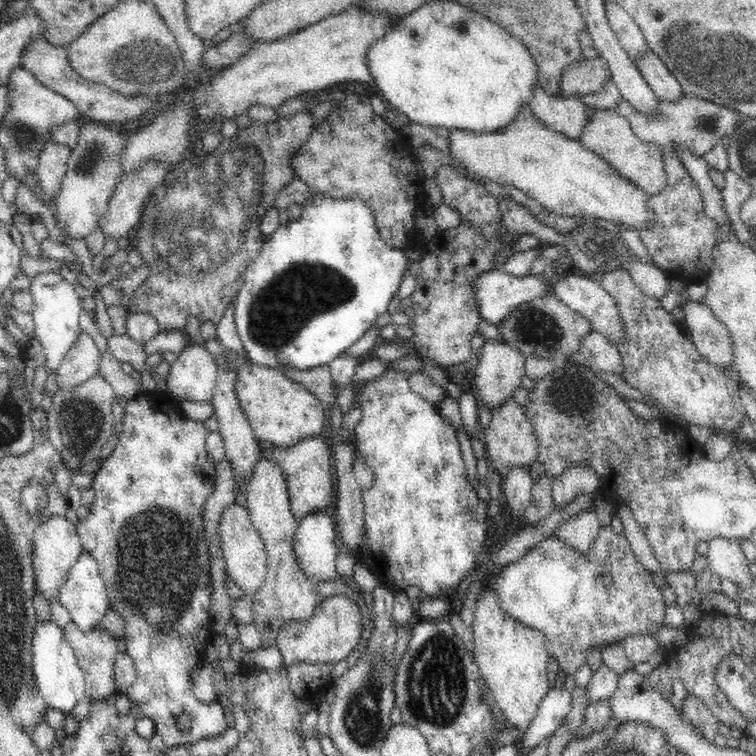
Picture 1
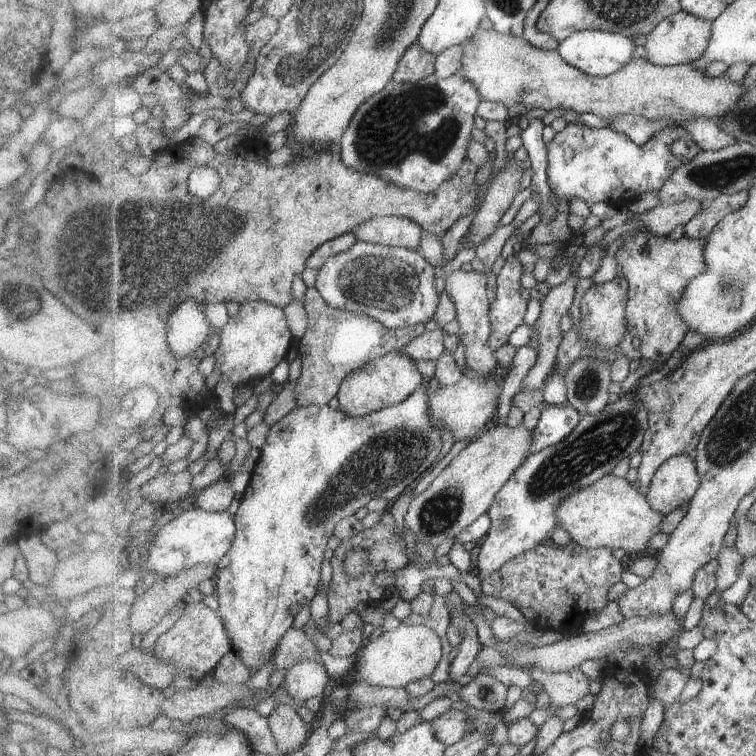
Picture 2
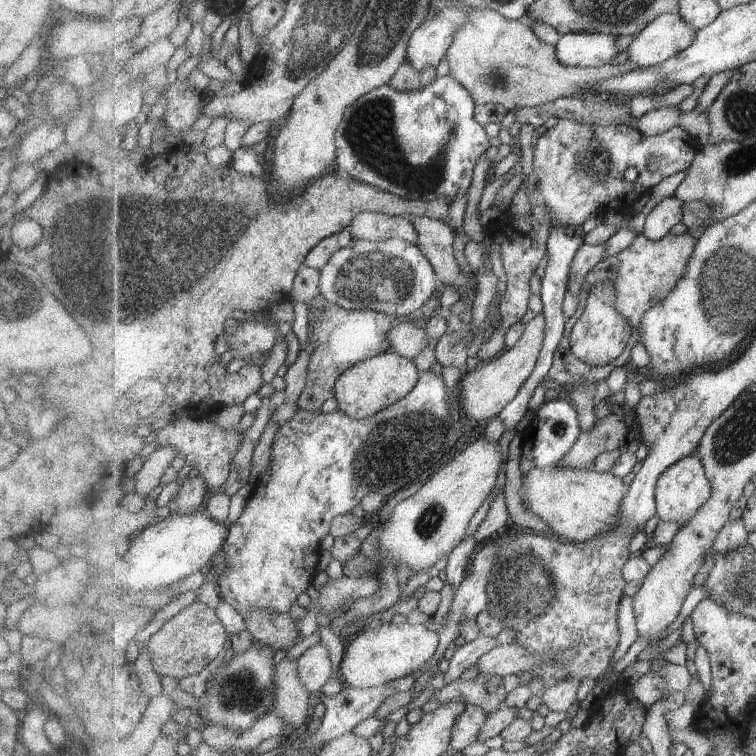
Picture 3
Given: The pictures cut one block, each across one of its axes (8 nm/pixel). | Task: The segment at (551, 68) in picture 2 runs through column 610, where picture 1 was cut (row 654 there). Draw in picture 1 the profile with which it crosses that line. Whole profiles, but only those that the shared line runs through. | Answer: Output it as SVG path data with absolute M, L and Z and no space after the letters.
M72 620L65 625L64 633L66 633L66 640L74 650L78 664L84 671L86 694L89 700L92 702L98 700L106 703L110 702L115 697L115 660L119 654L116 648L117 639L99 627L84 632Z

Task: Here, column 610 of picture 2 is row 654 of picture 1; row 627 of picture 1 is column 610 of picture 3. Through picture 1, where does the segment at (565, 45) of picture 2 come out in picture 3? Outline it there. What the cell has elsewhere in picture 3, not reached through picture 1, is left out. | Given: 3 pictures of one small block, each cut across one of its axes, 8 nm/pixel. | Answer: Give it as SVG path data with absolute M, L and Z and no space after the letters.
M605 33L566 34L555 45L556 54L567 66L601 68L619 54L615 40L615 36Z

